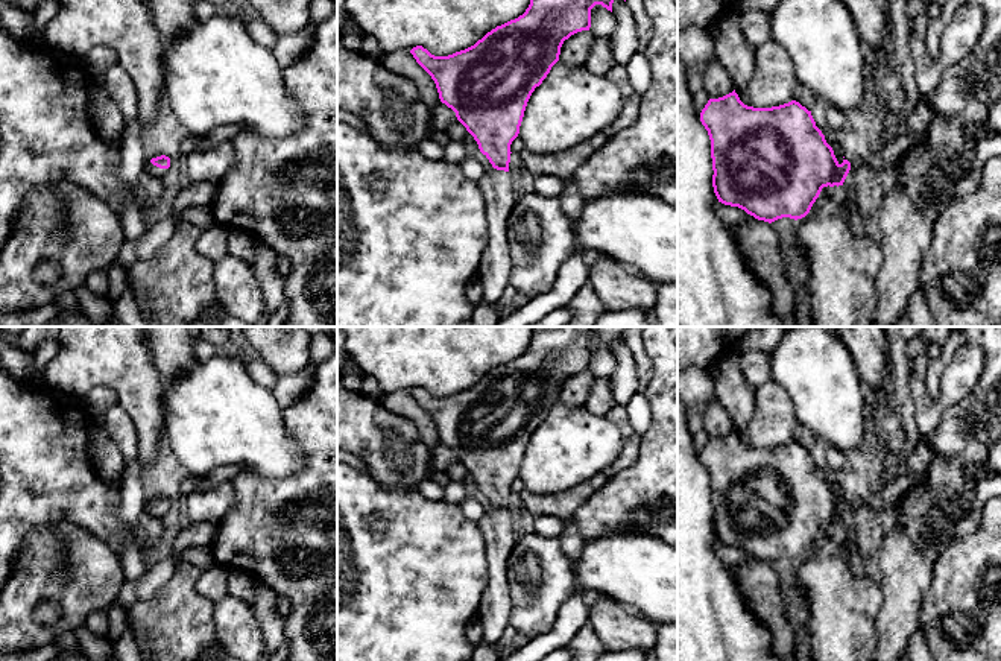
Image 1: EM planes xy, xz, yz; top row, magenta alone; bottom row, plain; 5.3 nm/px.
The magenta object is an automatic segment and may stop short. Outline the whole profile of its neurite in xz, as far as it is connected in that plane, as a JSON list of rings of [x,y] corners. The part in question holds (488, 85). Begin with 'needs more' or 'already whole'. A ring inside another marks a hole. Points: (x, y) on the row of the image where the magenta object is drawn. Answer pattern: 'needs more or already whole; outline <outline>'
needs more; outline [[[530,0],[523,15],[497,26],[465,50],[448,56],[434,56],[422,46],[410,50],[434,81],[441,102],[456,112],[457,120],[474,137],[480,152],[494,167],[477,181],[485,199],[489,229],[477,269],[483,284],[482,302],[497,304],[510,286],[507,220],[518,199],[515,178],[509,173],[510,144],[519,134],[527,102],[559,61],[564,41],[577,32],[589,30],[591,9],[602,5],[612,12],[612,3],[614,0]]]

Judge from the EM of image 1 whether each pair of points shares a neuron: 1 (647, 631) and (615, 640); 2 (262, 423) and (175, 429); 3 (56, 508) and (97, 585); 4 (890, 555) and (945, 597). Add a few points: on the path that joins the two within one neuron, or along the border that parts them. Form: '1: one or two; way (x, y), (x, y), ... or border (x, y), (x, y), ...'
1: one; way (640, 632), (623, 632)
2: one; way (240, 423), (196, 424)
3: two; border (29, 529), (75, 523), (96, 537)
4: two; border (942, 552), (934, 564), (930, 590), (918, 619)

